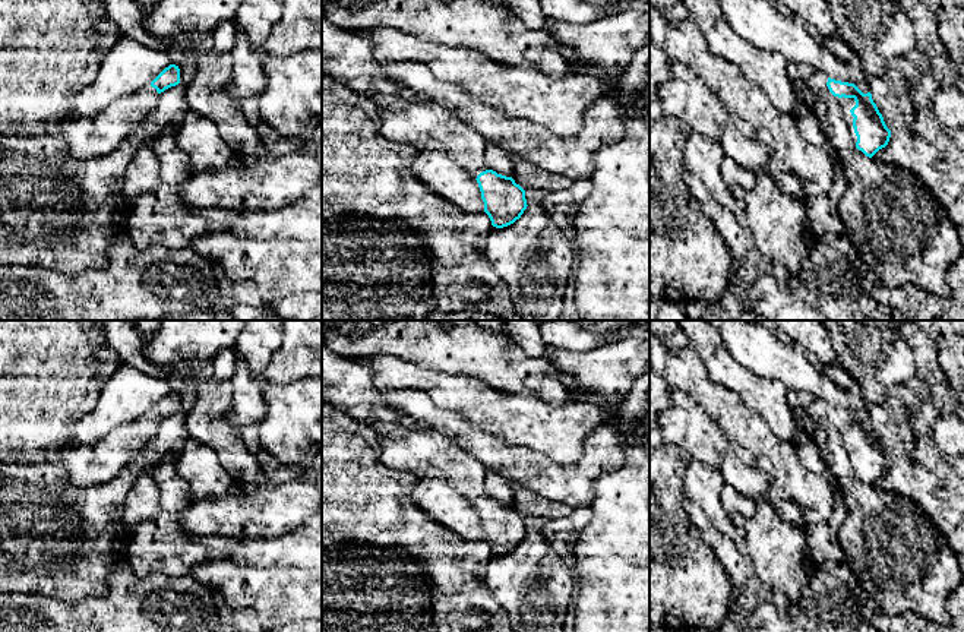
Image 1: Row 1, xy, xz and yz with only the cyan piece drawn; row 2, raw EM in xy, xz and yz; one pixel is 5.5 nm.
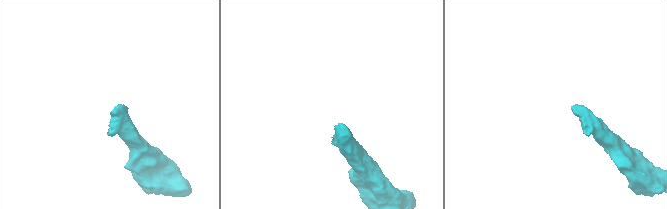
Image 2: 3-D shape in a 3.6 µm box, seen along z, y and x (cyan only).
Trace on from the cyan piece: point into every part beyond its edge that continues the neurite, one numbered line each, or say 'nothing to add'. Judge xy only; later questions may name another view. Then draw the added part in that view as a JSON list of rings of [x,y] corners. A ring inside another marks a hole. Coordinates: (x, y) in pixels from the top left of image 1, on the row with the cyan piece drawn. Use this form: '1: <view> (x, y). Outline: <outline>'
1: xy (87, 138). Outline: [[[148,83],[116,99],[107,110],[91,117],[61,113],[57,135],[76,159],[92,159],[113,152],[135,132],[158,104],[159,94]]]

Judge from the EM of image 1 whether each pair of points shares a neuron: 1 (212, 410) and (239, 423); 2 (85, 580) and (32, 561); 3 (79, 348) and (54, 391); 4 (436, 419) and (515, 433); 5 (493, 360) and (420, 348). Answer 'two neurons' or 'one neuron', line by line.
1: two neurons
2: one neuron
3: one neuron
4: two neurons
5: one neuron

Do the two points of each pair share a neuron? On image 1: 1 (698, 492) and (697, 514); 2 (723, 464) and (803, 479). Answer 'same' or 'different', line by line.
1: different
2: different

